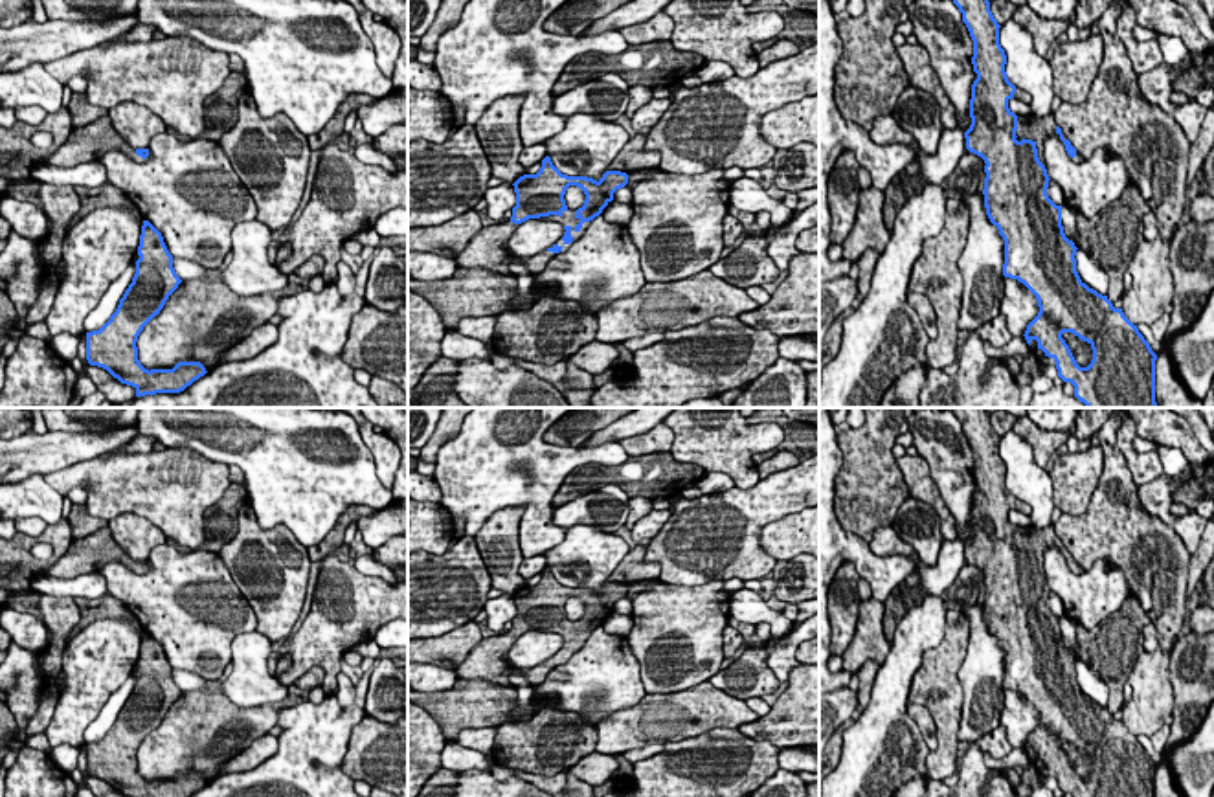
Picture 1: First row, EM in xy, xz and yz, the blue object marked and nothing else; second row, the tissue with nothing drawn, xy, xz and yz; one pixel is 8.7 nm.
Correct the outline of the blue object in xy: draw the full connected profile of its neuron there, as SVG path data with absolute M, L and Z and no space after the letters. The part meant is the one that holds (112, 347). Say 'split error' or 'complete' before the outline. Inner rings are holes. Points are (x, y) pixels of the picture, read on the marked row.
complete; M149 220L141 226L138 255L136 274L116 312L99 331L86 332L86 360L132 386L136 397L180 393L208 373L200 362L149 371L138 360L140 332L182 283L162 233Z

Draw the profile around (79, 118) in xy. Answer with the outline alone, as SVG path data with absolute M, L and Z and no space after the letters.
M72 94L72 101L70 101L70 116L72 116L72 125L73 129L81 129L92 121L97 121L99 118L108 116L108 110L99 107L97 112L86 112L79 108L79 103L84 103L84 107L90 107L90 103L86 101L84 94Z

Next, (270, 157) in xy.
M244 90L237 123L219 143L257 206L255 219L270 230L290 226L307 184L309 138L283 112L261 118Z

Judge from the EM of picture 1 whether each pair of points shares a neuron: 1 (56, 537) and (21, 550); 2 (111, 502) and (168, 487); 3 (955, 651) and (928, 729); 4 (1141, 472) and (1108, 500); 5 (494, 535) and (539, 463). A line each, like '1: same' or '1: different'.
1: same
2: same
3: different
4: different
5: different

